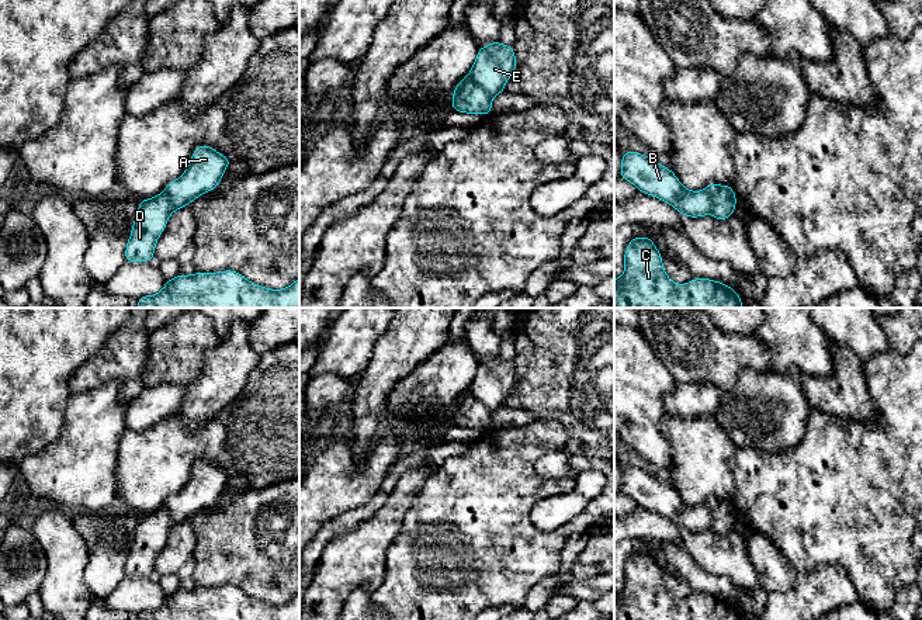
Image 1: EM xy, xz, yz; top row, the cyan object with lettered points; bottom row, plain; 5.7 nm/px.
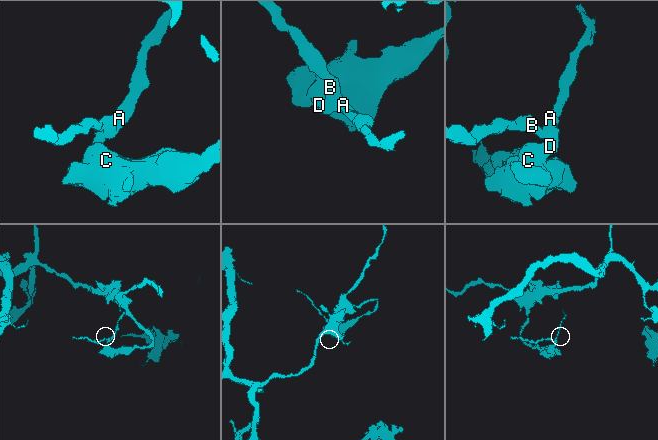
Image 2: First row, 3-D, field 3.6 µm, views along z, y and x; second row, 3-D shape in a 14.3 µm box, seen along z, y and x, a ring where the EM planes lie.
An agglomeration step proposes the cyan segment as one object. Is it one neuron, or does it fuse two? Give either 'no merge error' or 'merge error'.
merge error

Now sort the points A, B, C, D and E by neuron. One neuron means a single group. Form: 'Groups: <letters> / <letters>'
Groups: A B E / C D

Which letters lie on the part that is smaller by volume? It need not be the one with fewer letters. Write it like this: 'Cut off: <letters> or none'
Cut off: A, B, E

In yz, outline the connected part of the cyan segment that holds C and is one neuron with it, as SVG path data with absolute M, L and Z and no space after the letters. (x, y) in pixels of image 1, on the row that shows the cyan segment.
M634 238L624 253L624 274L614 278L614 308L742 308L744 304L731 287L710 278L694 278L686 284L672 281L662 256L649 238Z

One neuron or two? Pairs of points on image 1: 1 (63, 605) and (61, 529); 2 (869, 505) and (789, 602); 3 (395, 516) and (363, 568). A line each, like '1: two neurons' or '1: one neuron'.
1: one neuron
2: two neurons
3: one neuron

